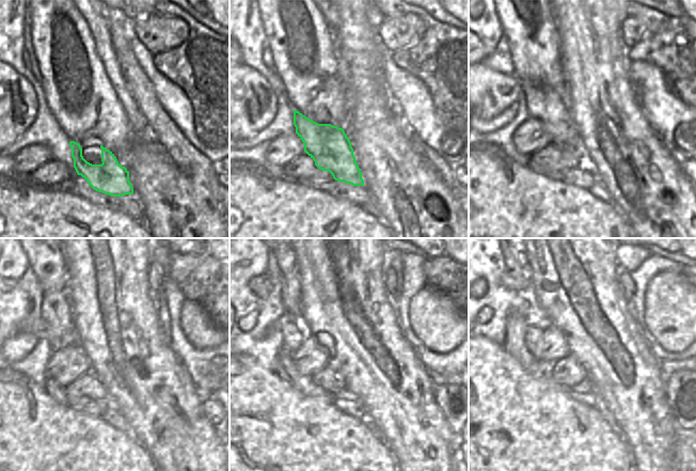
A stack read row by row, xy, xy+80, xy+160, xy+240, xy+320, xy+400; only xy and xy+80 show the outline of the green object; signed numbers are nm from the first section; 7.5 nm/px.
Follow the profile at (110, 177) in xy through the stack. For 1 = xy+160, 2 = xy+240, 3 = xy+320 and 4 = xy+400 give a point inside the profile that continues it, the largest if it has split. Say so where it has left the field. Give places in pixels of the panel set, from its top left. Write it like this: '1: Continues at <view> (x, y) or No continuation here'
1: Continues at xy+160 (546, 105)
2: Continues at xy+240 (56, 311)
3: Continues at xy+320 (290, 295)
4: Continues at xy+400 (510, 263)

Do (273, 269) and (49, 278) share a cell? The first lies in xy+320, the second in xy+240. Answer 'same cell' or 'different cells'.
different cells

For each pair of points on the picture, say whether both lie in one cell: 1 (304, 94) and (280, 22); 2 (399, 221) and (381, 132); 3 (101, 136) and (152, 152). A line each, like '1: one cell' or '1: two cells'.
1: one cell
2: one cell
3: two cells

